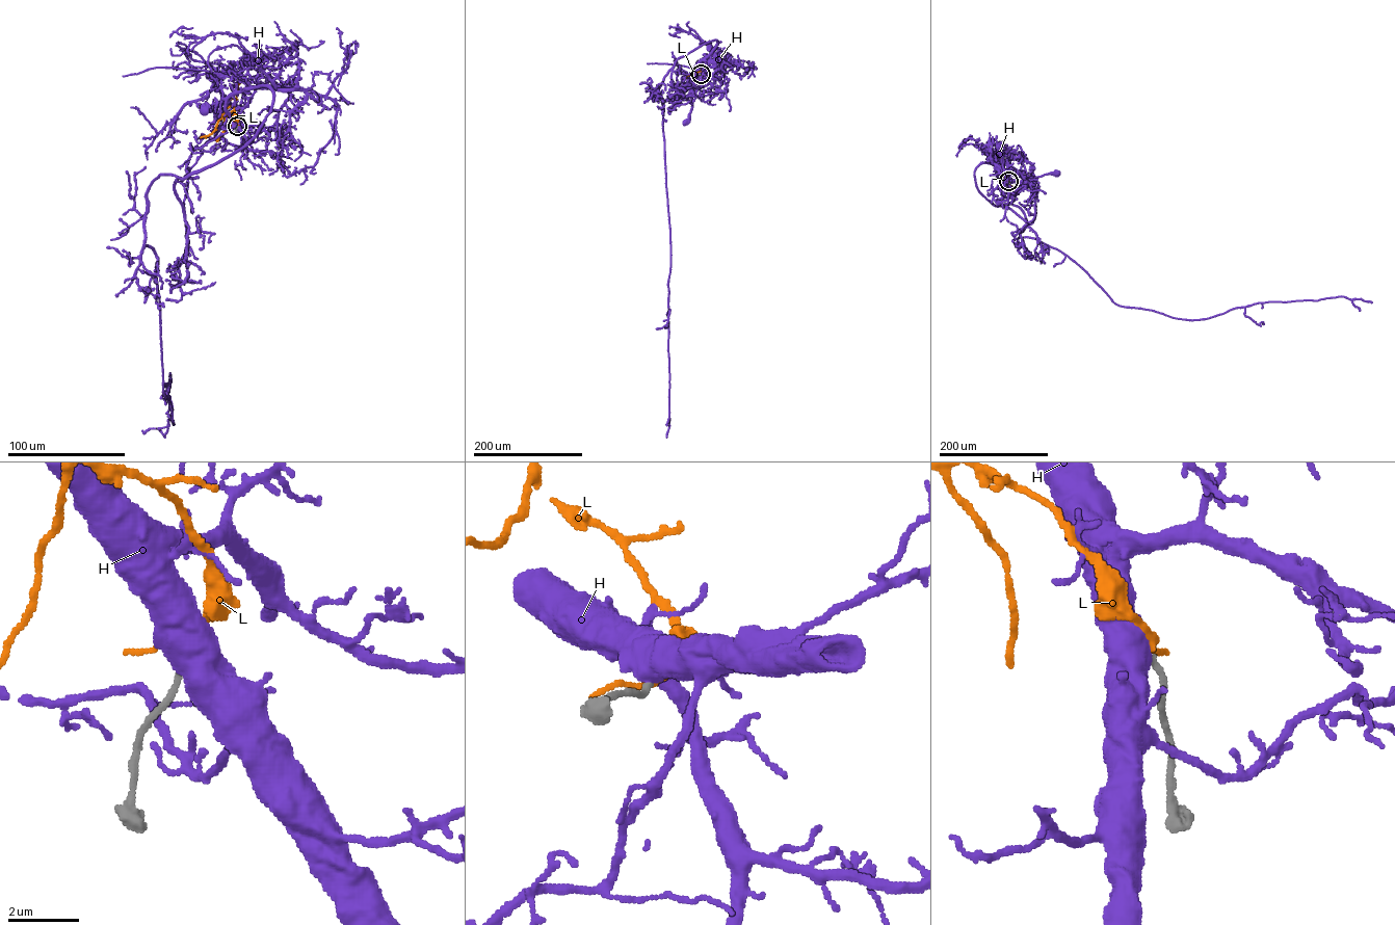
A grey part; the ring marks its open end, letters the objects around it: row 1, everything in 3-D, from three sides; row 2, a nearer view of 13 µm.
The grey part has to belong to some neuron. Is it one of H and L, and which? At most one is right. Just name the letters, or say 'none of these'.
L

